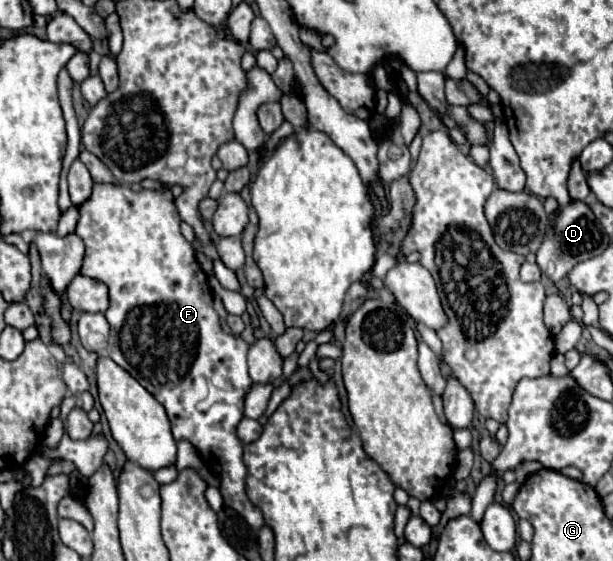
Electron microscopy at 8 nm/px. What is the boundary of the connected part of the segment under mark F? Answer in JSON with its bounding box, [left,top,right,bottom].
[75,183,263,531]

